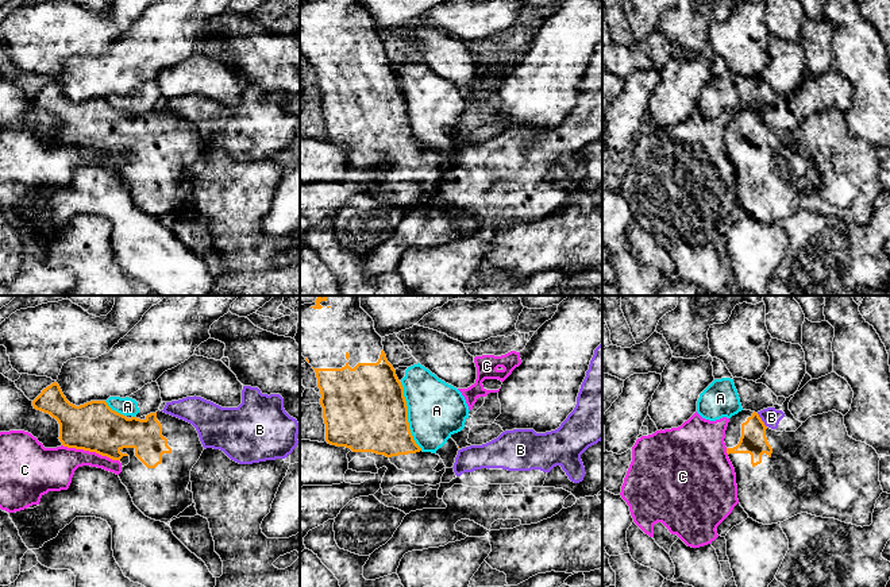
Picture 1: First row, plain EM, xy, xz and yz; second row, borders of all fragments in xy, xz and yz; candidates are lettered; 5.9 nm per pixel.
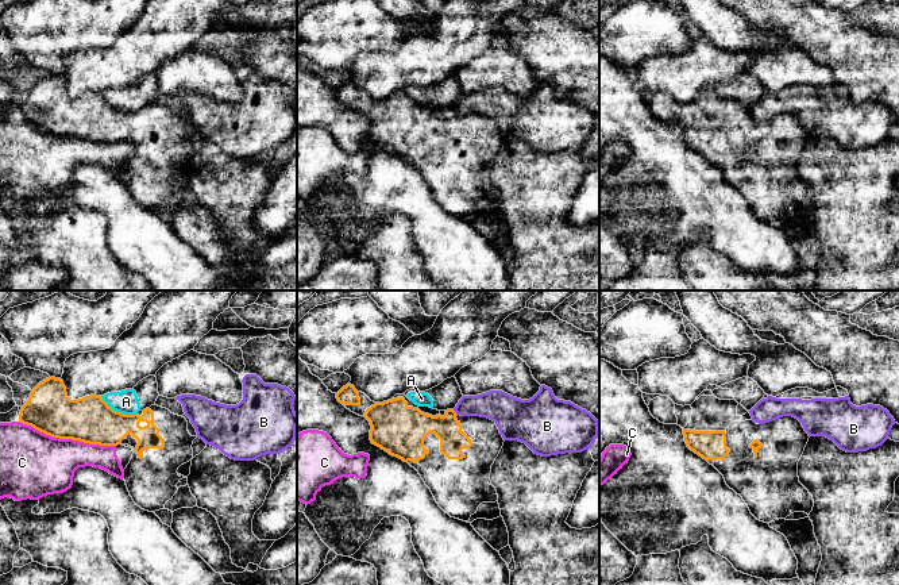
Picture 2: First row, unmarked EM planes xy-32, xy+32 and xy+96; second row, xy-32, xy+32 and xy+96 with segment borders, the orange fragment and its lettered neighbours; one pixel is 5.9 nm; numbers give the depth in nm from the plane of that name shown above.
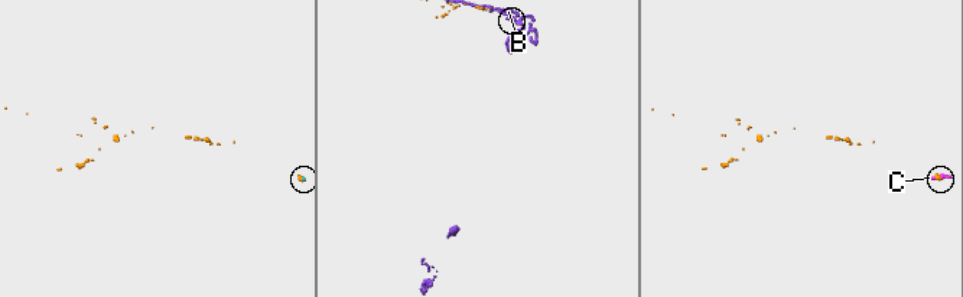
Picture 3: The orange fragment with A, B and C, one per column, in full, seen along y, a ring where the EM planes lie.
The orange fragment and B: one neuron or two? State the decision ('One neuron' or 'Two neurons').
Two neurons

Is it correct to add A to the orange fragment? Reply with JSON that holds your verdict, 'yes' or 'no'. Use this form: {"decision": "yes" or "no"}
{"decision": "no"}

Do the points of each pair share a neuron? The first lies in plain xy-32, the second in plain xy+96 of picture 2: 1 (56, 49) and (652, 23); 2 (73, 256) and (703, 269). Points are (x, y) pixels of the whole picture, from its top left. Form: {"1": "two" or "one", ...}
{"1": "one", "2": "one"}

